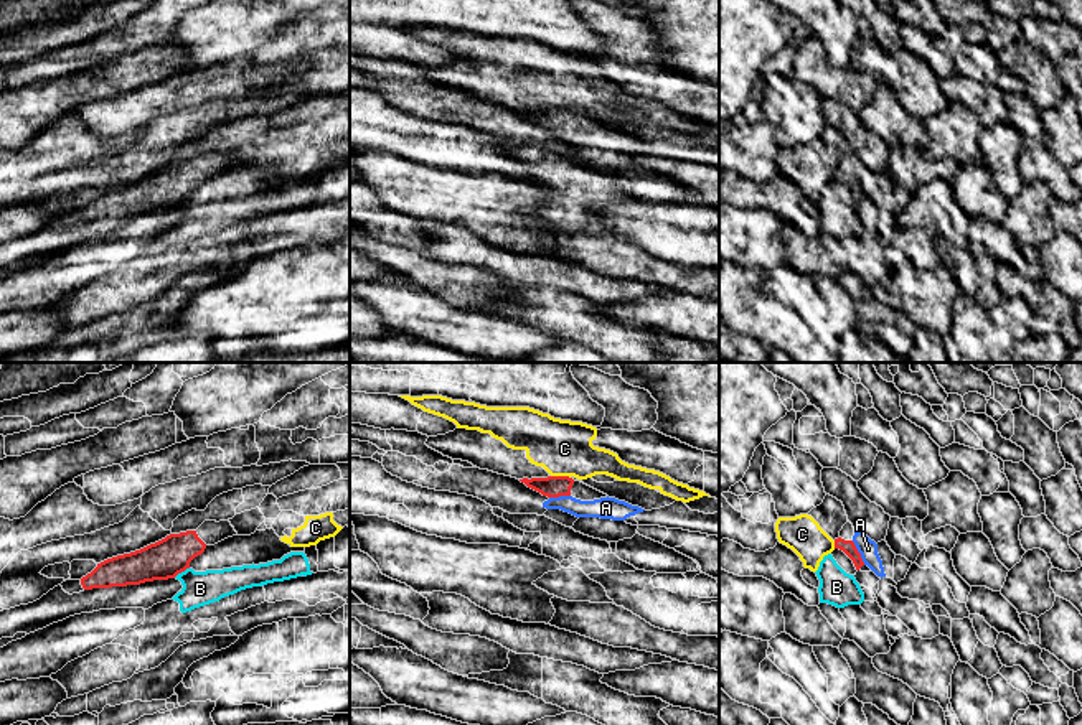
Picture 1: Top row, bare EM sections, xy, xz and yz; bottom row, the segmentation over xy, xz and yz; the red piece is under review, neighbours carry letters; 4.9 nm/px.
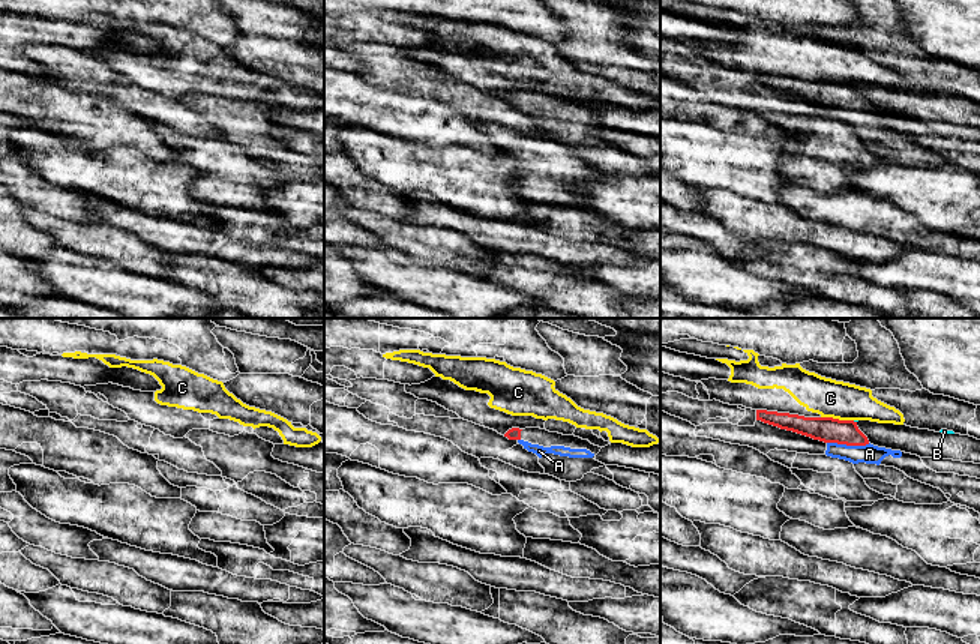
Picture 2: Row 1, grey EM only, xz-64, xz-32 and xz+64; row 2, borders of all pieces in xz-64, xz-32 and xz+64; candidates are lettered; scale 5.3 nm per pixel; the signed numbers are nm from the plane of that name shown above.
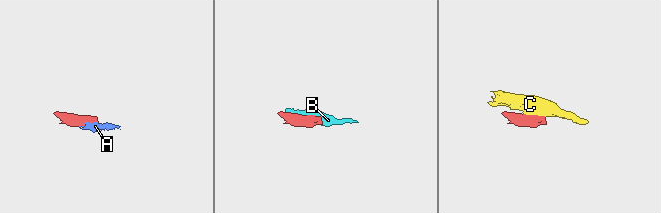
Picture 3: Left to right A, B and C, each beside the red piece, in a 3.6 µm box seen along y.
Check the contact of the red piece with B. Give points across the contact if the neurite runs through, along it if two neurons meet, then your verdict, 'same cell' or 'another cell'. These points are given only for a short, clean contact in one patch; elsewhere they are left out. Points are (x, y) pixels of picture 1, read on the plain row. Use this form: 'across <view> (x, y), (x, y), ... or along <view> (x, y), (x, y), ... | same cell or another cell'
along xy (188, 198), (174, 208) | another cell

